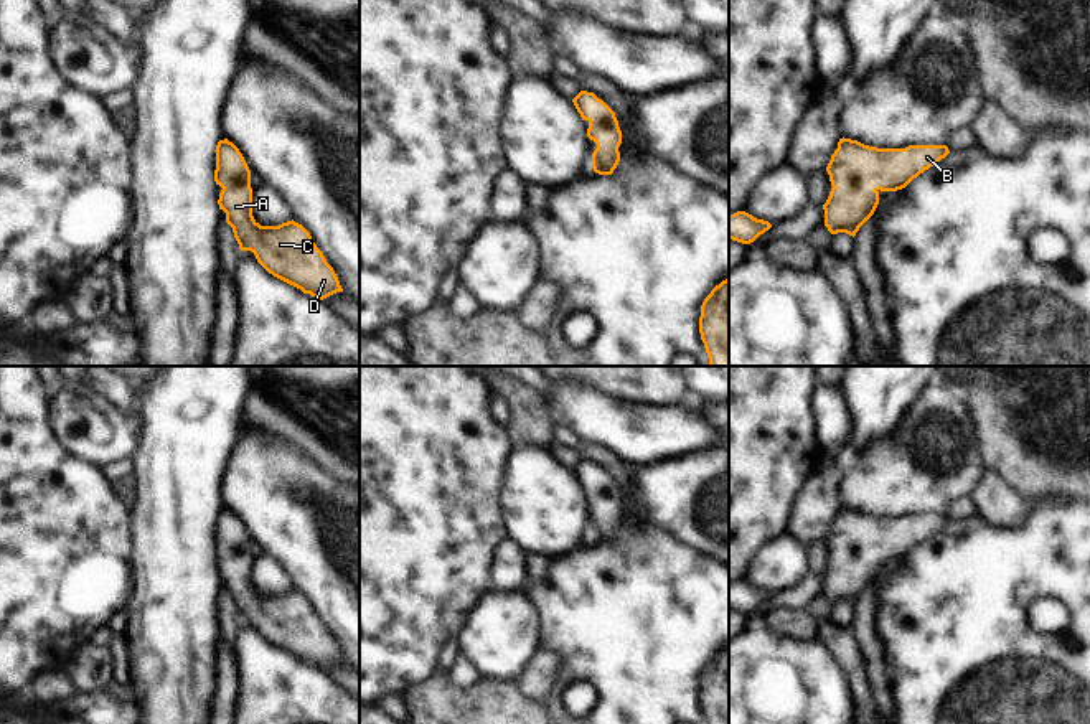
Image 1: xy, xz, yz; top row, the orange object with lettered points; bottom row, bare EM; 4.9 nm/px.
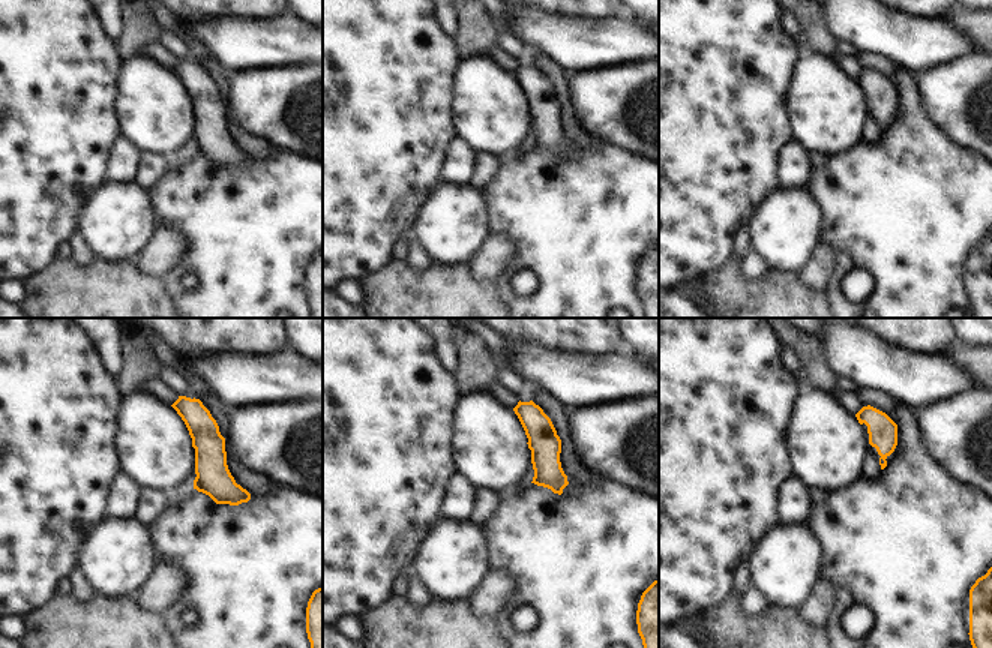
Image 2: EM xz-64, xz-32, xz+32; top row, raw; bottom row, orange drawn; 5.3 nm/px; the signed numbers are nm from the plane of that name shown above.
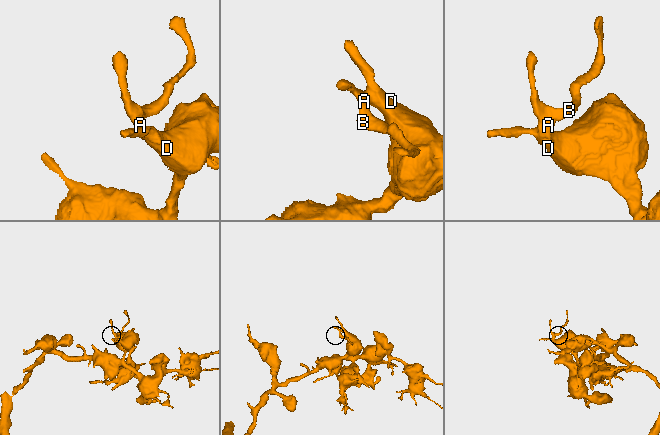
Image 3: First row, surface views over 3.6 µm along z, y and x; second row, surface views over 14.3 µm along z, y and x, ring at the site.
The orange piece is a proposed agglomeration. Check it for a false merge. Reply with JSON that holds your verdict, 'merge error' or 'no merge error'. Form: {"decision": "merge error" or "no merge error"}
{"decision": "no merge error"}

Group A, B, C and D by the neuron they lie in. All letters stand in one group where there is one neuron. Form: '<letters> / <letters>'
A B C D

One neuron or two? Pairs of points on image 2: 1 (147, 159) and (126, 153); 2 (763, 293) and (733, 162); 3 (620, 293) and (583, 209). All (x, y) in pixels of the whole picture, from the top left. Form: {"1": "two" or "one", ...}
{"1": "two", "2": "two", "3": "one"}

